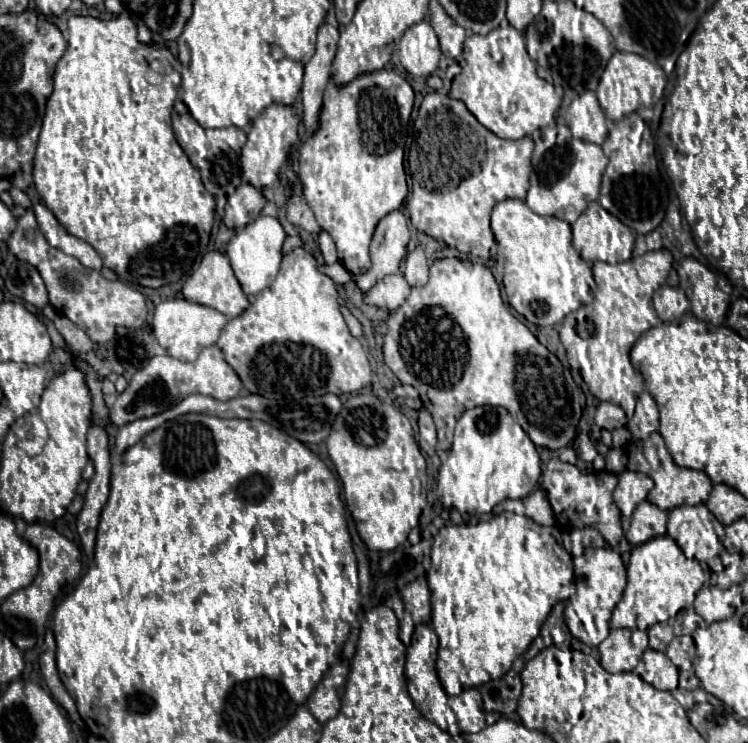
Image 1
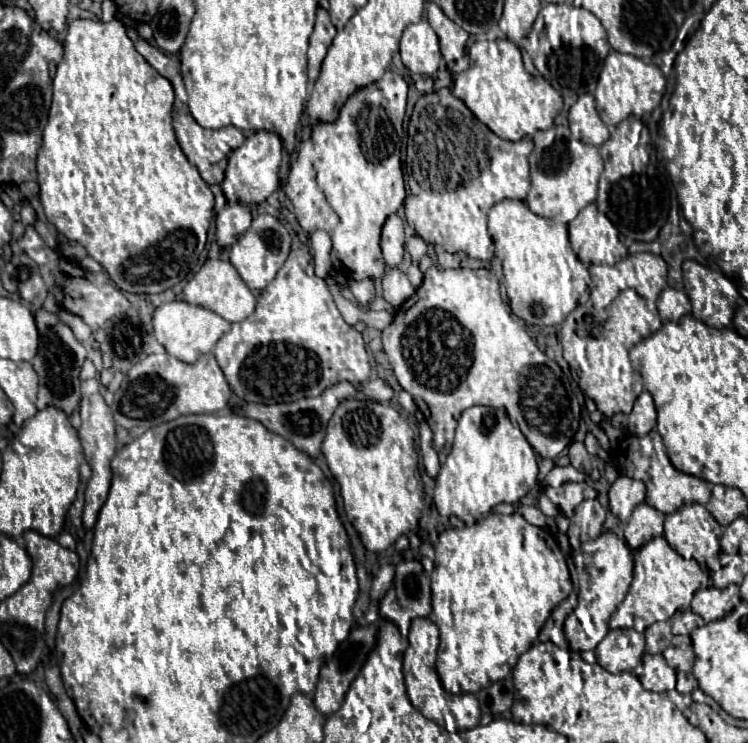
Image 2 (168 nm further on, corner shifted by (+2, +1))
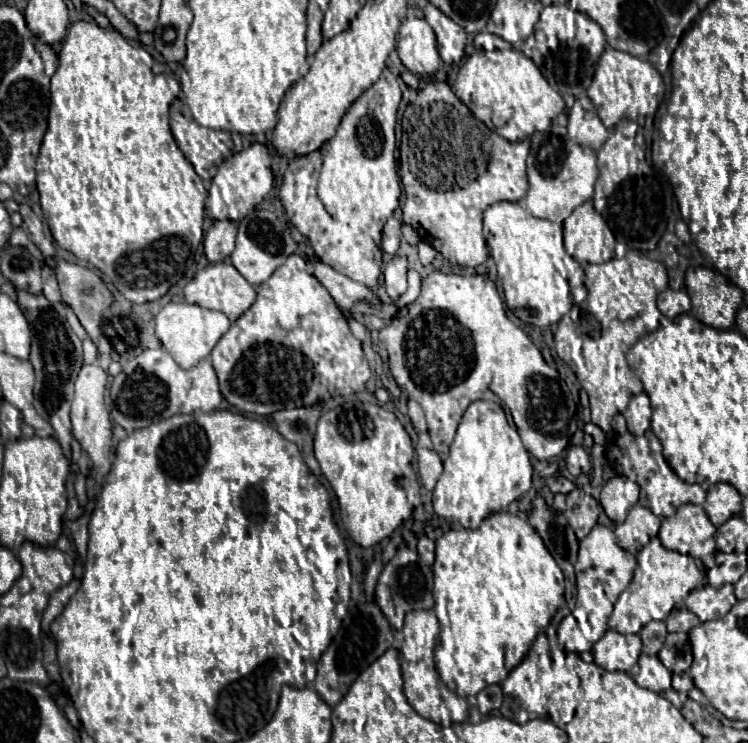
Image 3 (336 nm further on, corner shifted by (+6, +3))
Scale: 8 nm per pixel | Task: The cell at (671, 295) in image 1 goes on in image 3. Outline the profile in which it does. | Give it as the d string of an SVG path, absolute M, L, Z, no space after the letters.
M666 288L664 292L658 294L658 310L666 318L674 318L678 314L686 314L686 312L690 312L690 298L688 298L688 294L684 290Z

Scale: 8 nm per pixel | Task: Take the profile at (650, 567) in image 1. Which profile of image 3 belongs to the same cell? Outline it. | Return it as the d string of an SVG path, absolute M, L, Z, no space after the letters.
M658 538L650 540L648 546L638 552L636 558L638 568L634 572L634 578L614 604L614 612L608 622L609 628L620 634L638 634L640 628L650 620L664 620L672 612L672 608L680 606L690 594L690 590L694 590L704 578L703 569L698 569L692 556L666 550Z

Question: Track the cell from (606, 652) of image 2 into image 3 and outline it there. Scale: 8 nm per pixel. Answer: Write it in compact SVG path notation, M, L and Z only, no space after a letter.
M608 630L592 648L594 662L604 670L630 670L641 654L642 641L638 634L624 636Z

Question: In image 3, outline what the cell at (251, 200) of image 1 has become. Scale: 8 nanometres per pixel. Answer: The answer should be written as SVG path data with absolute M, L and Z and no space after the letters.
M232 220L212 222L212 226L208 228L208 232L204 236L204 252L206 252L208 260L220 262L226 256L230 256L234 250L236 232L238 232L238 228L236 228L236 222L232 222Z

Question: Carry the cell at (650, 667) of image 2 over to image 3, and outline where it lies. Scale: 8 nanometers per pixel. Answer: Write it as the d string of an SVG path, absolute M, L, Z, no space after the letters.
M640 654L638 660L638 672L634 676L634 682L640 688L652 690L652 692L664 692L670 688L670 672L666 666L658 660L658 656Z

